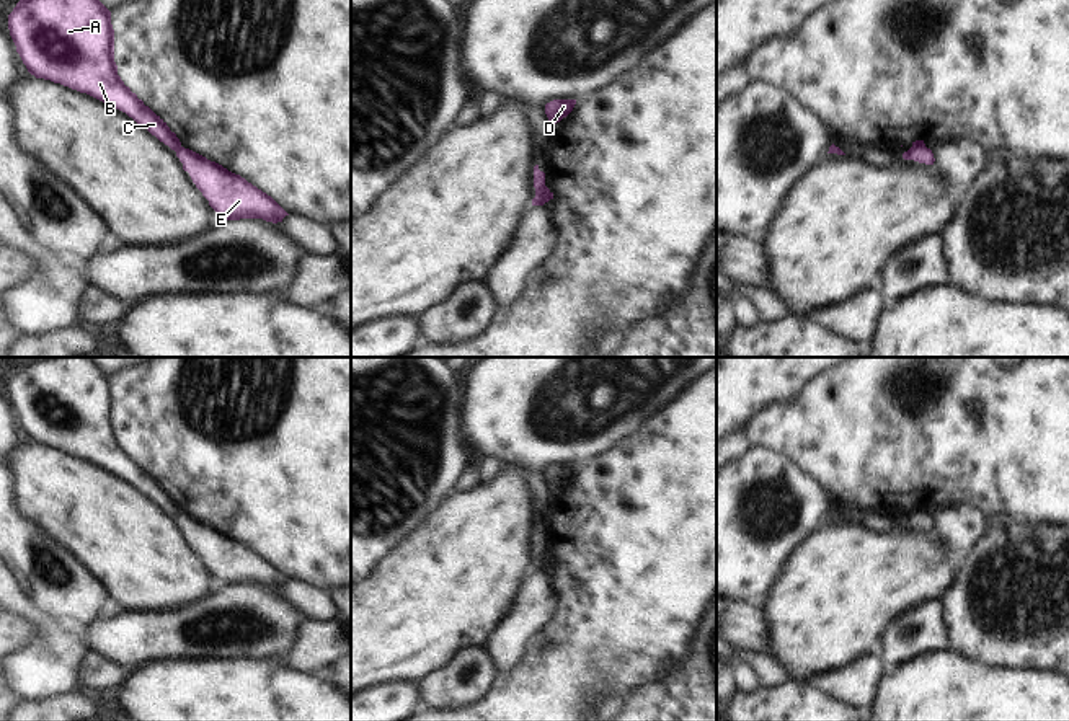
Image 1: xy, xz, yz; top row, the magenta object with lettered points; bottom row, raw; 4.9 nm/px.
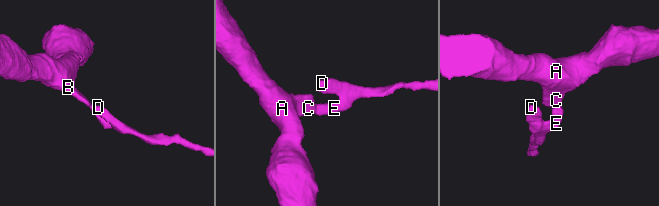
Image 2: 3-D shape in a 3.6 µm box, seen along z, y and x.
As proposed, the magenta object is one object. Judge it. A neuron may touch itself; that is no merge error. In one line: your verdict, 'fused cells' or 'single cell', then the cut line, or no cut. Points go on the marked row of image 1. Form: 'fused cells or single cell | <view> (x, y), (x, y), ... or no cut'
fused cells | xy (180, 145), (175, 150)

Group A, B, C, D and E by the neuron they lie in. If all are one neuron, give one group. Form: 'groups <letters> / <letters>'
groups A B C / D E

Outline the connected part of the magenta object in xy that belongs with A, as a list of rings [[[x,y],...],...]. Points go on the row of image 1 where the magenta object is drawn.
[[[20,0],[8,29],[31,75],[86,93],[126,113],[171,150],[181,147],[118,75],[111,11],[100,0]]]

